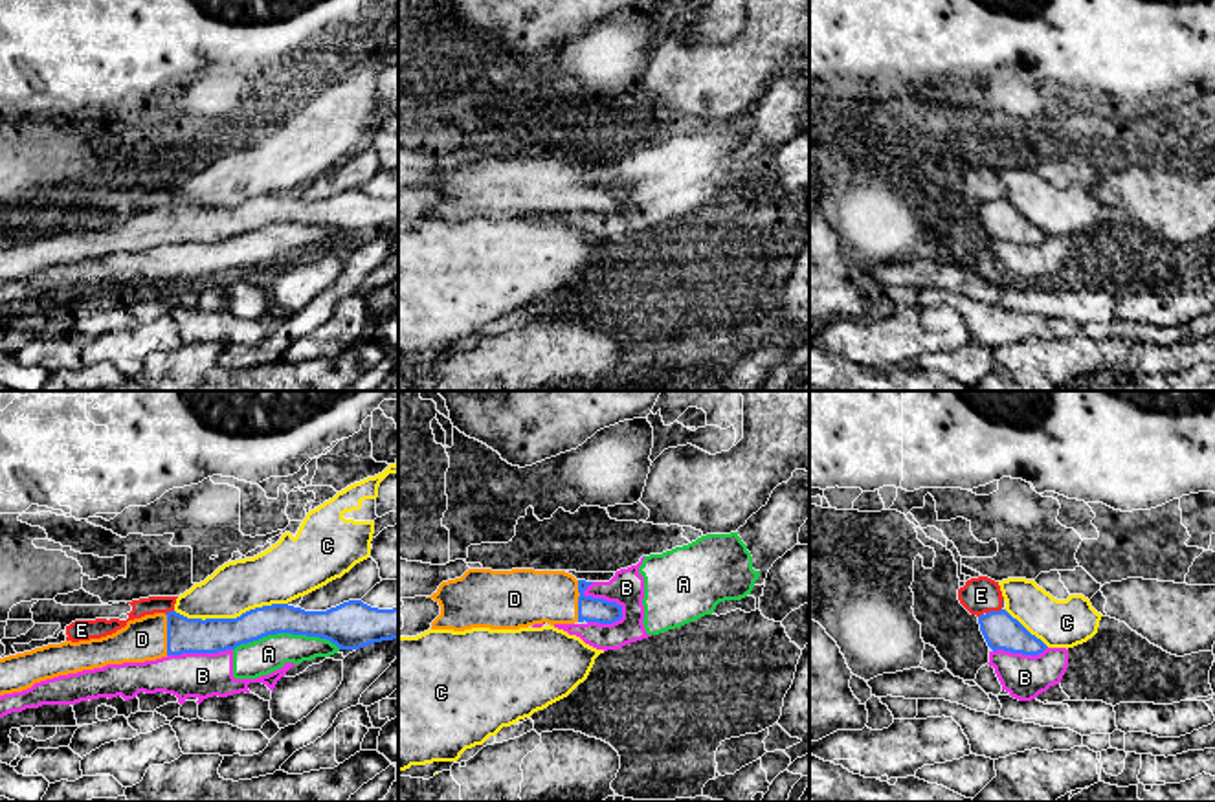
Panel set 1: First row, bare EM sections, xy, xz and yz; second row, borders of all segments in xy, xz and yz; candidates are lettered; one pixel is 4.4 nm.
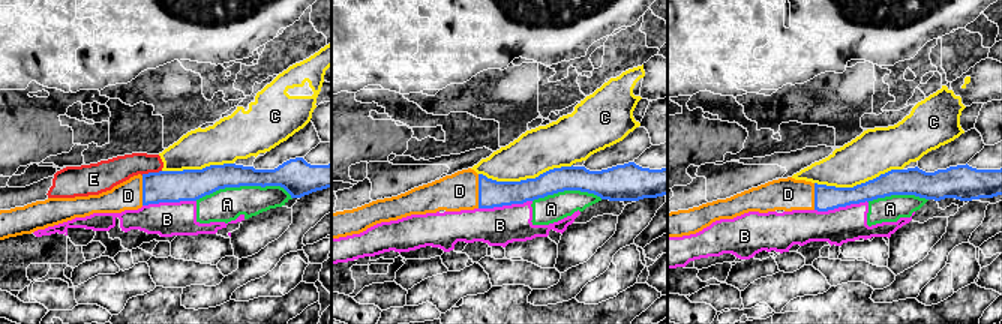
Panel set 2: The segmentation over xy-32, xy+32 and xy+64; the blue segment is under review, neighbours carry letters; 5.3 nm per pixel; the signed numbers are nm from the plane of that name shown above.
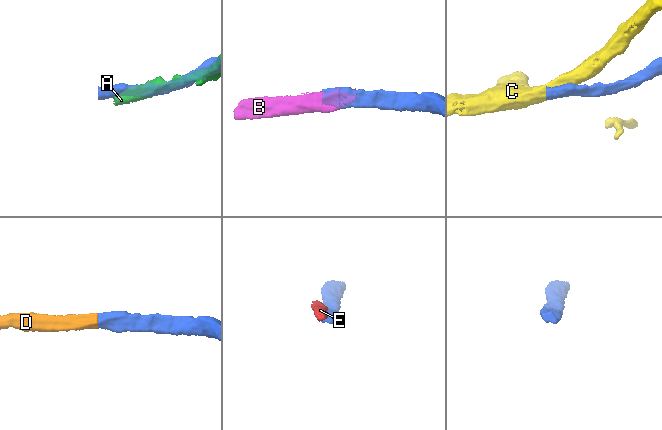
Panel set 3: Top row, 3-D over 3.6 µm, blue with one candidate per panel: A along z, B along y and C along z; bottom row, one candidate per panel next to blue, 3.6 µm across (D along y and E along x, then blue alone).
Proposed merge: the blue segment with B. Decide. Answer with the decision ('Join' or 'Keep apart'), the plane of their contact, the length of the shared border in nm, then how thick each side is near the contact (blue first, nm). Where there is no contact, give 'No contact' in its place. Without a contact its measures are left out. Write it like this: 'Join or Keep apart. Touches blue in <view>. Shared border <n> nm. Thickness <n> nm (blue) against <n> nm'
Keep apart. Touches blue in xz. Shared border 220 nm. Thickness 110 nm (blue) against 160 nm

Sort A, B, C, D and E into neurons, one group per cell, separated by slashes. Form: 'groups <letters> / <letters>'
groups A B / C / D / E

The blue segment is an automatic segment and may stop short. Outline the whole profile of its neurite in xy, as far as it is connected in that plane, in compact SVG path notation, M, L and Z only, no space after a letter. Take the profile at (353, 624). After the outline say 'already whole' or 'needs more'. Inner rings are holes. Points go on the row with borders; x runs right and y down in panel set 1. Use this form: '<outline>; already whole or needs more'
M349 600L327 611L272 604L237 618L202 620L176 611L145 615L101 639L48 644L0 659L0 696L106 664L145 663L182 653L218 653L277 633L319 637L340 650L360 650L398 639L398 607L378 609L362 600Z; needs more

